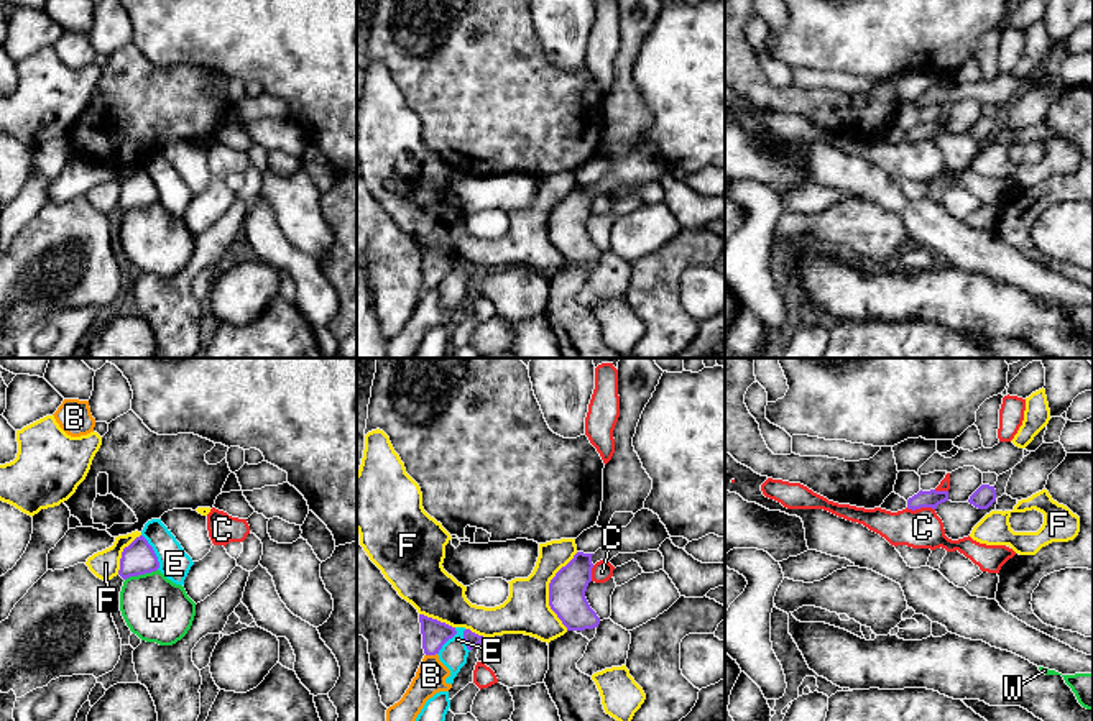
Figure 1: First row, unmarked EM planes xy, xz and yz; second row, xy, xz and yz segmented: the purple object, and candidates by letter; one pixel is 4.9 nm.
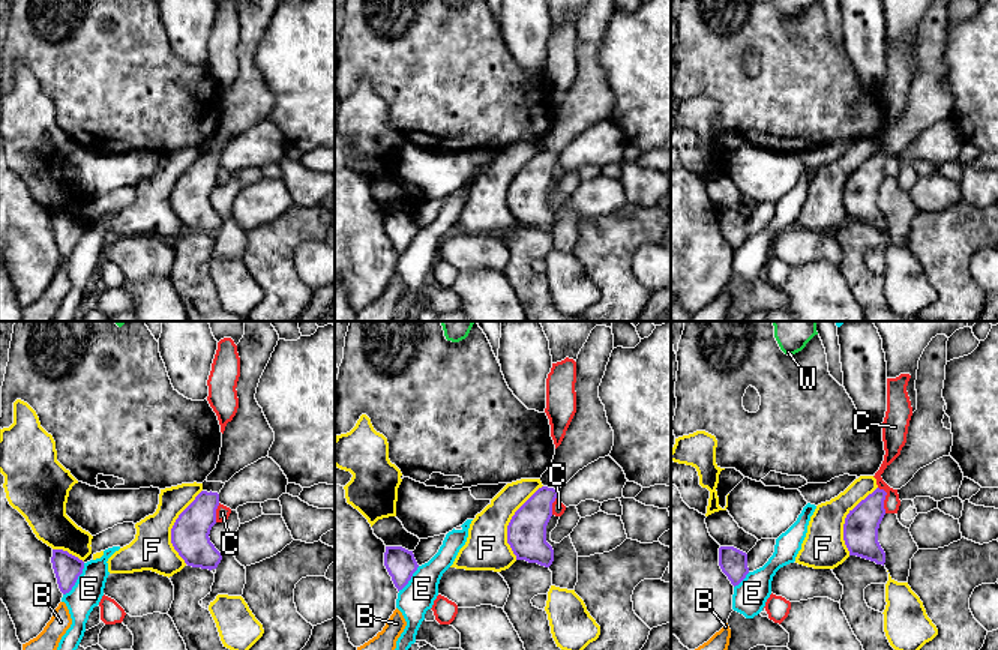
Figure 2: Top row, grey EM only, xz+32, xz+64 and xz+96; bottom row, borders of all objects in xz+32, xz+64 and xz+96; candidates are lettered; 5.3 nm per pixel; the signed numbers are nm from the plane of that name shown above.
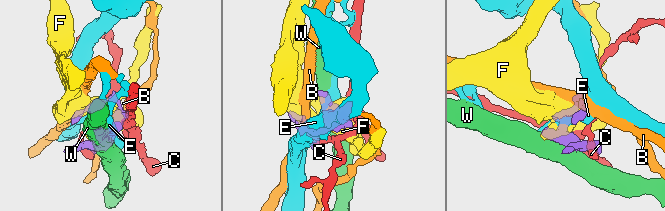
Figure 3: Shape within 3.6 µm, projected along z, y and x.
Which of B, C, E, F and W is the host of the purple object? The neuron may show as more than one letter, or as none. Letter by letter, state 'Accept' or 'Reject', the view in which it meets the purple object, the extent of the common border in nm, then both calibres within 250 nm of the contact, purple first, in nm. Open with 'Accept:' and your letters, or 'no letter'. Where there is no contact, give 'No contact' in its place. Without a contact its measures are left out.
Accept: no letter
B: Reject. Touches purple in xz. Shared border 60 nm. Thickness 130 nm (purple) against 150 nm
C: Reject. Touches purple in yz. Shared border 140 nm. Thickness 90 nm (purple) against 190 nm
E: Reject. Touches purple in xy. Shared border 190 nm. Thickness 160 nm (purple) against 160 nm
F: Reject. Touches purple in xz. Shared border 380 nm. Thickness 180 nm (purple) against 220 nm
W: Reject. Touches purple in xy. Shared border 170 nm. Thickness 160 nm (purple) against 320 nm

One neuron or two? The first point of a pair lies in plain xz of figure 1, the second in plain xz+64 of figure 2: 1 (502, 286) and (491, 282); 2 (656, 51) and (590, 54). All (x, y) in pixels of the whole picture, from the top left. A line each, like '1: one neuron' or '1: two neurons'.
1: two neurons
2: two neurons

